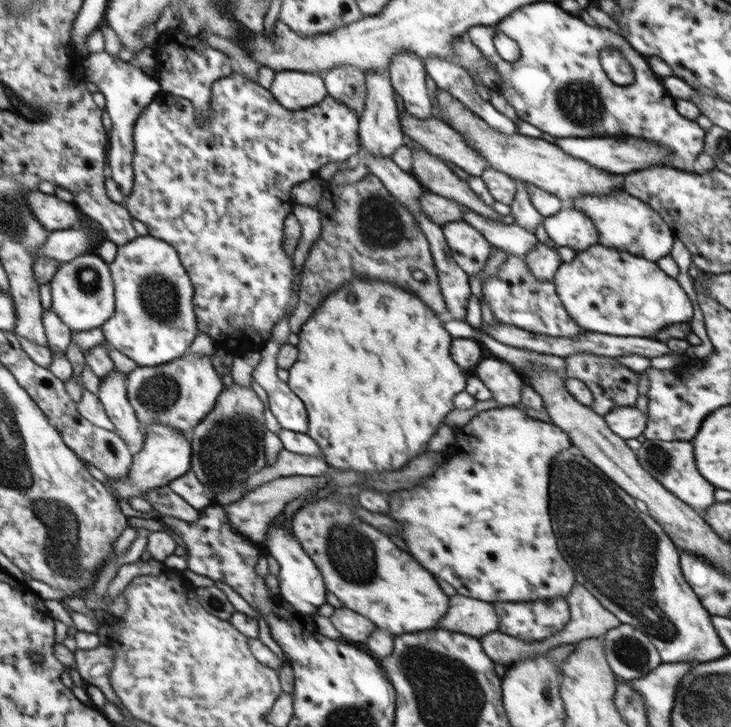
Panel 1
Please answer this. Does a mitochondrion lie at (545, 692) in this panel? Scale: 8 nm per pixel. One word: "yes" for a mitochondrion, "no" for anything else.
yes

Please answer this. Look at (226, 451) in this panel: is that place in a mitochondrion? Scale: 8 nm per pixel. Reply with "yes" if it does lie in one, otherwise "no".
yes

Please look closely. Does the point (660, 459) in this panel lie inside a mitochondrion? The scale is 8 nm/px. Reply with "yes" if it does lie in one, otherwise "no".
yes

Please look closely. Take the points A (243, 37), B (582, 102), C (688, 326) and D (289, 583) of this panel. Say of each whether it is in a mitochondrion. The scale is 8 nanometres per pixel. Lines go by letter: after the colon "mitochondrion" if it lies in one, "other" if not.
A: other
B: mitochondrion
C: other
D: other

